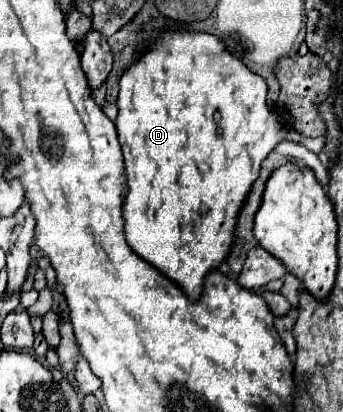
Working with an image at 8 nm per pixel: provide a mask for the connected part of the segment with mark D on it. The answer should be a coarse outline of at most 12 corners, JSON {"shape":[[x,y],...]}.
{"shape":[[207,33],[119,81],[127,243],[195,301],[281,139]]}

